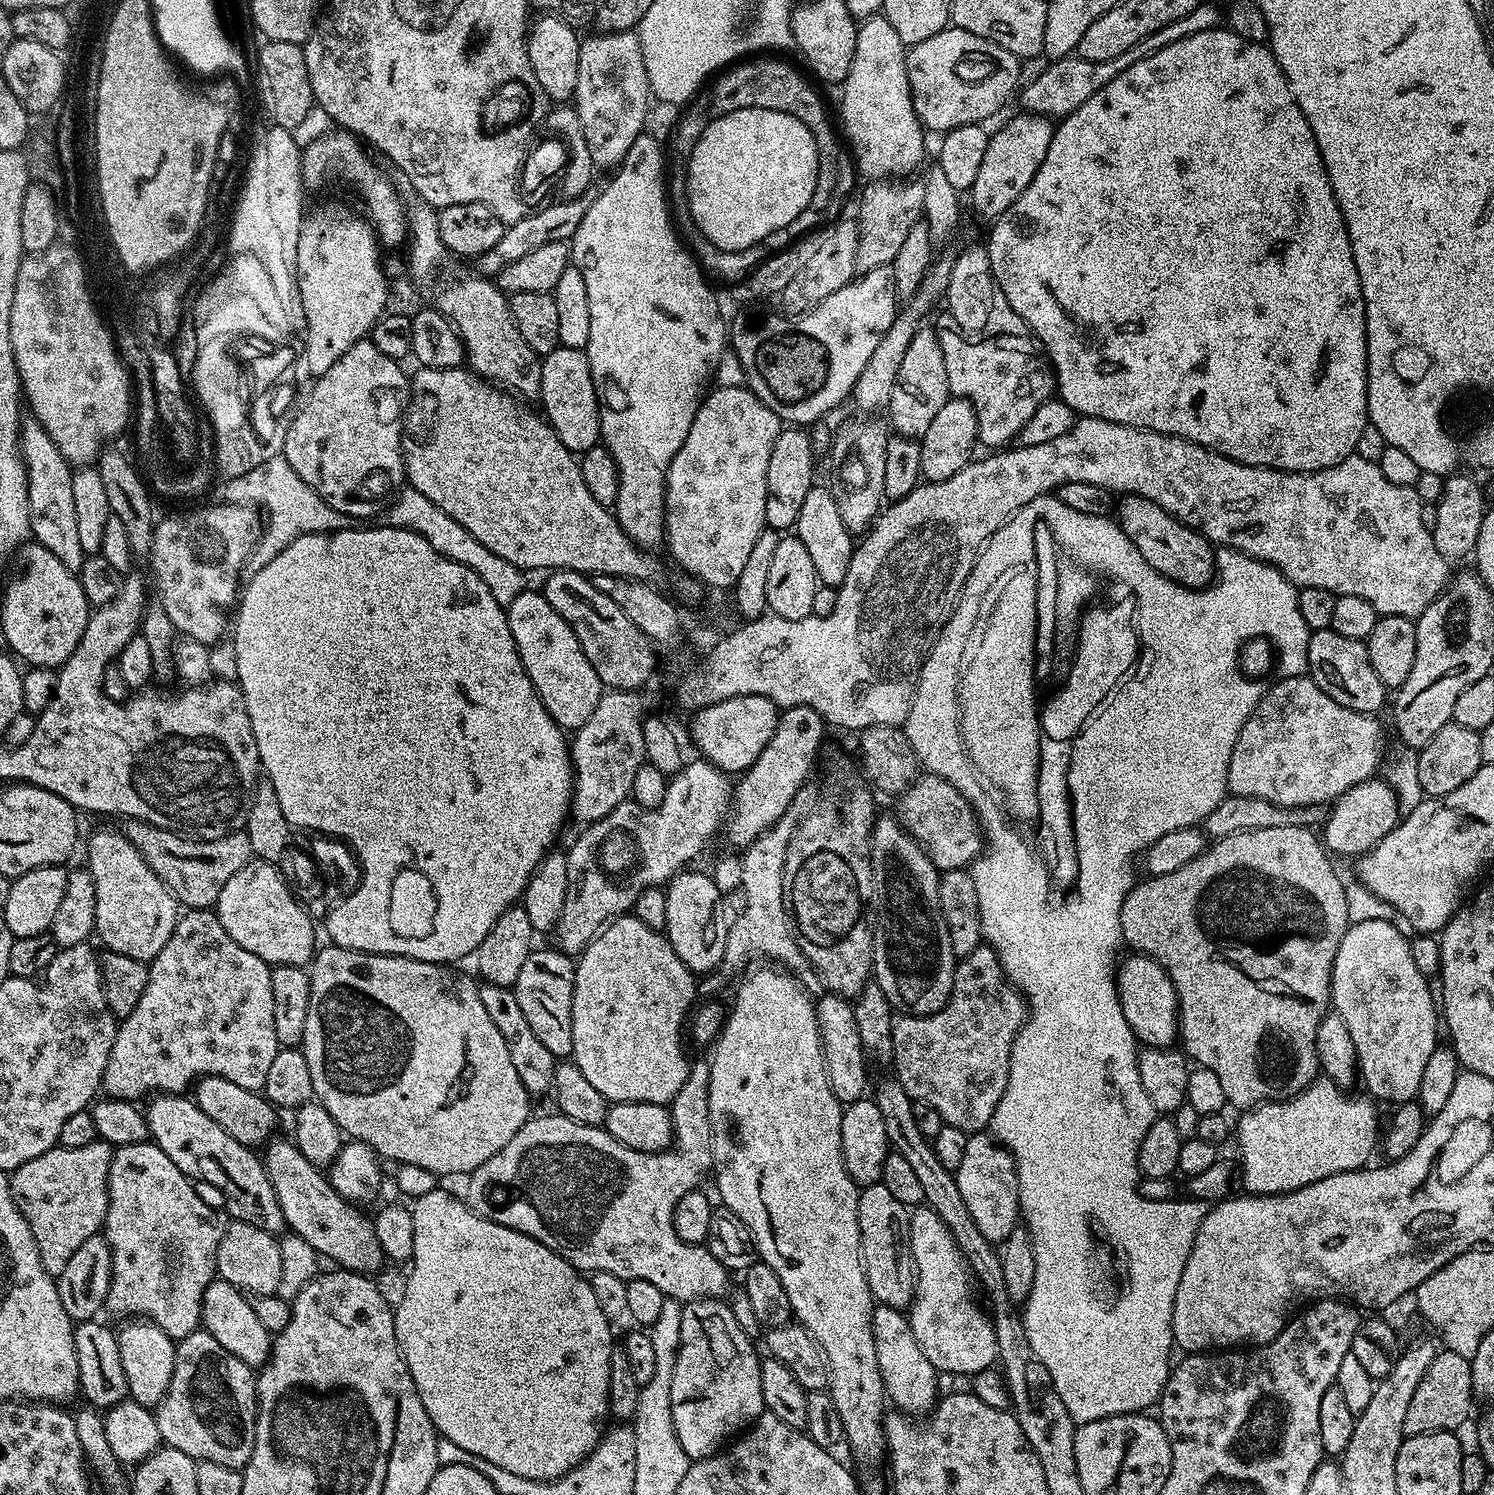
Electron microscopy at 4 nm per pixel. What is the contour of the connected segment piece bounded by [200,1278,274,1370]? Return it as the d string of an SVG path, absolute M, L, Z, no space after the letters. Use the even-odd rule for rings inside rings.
M219 1278L212 1280L210 1286L206 1286L206 1294L202 1298L200 1319L203 1331L209 1332L218 1346L230 1350L234 1358L246 1362L253 1370L259 1370L267 1364L268 1357L272 1355L273 1333L262 1326L258 1314L254 1314L250 1306L248 1296L239 1288Z

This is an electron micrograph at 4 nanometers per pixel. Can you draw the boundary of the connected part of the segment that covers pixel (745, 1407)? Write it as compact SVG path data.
M697 1298L683 1305L682 1338L674 1382L670 1382L670 1410L678 1442L682 1442L689 1461L703 1460L721 1451L725 1441L764 1415L761 1357L756 1356L752 1343L753 1337L738 1326L731 1307L723 1299Z

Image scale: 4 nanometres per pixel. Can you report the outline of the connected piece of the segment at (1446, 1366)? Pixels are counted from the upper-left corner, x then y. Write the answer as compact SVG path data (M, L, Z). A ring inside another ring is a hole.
M1447 1350L1437 1351L1426 1374L1422 1374L1422 1380L1418 1386L1414 1386L1414 1398L1410 1398L1410 1407L1406 1410L1404 1435L1456 1432L1467 1422L1472 1404L1474 1405L1471 1359Z

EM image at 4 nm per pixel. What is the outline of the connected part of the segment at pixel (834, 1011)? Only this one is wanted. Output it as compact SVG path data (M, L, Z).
M824 994L821 1000L815 1001L815 1005L816 1021L820 1027L820 1045L824 1051L824 1065L830 1090L834 1090L834 1094L844 1106L852 1104L855 1100L865 1099L870 1088L870 1080L868 1084L868 1068L864 1065L866 1053L858 1034L853 1001L835 994Z

